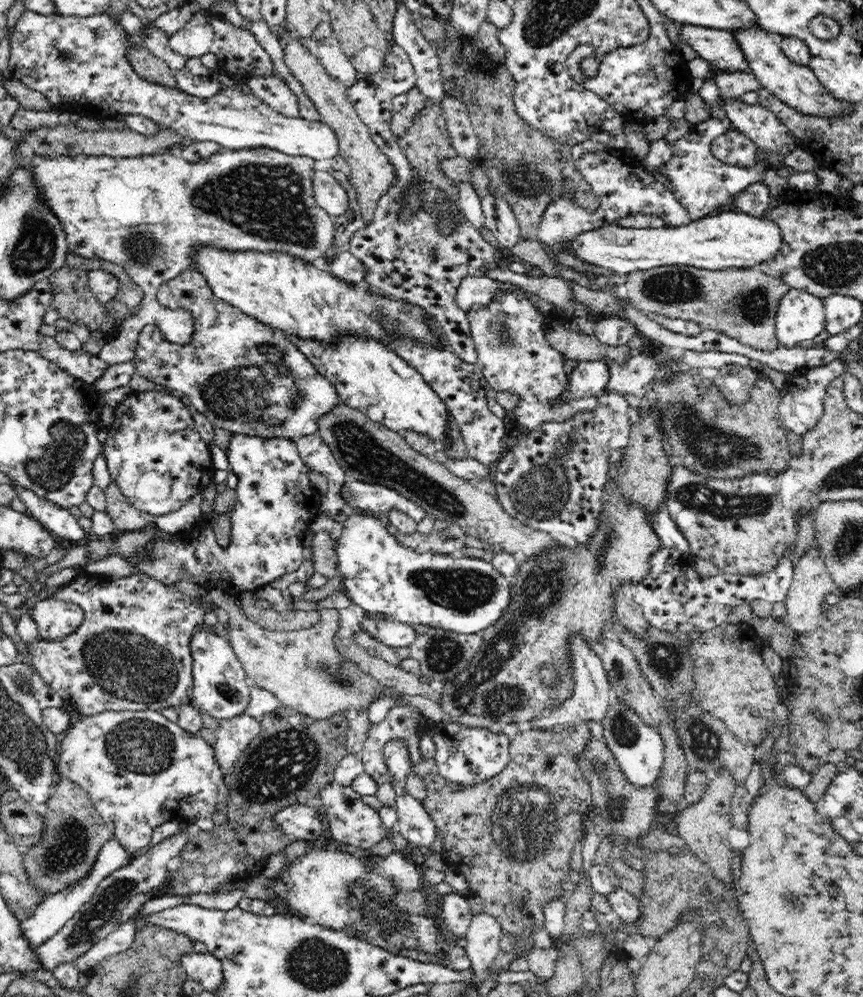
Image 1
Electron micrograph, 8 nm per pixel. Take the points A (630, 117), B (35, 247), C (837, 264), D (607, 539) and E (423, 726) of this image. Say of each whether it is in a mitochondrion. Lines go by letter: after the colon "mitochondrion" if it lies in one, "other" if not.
A: other
B: mitochondrion
C: mitochondrion
D: mitochondrion
E: other

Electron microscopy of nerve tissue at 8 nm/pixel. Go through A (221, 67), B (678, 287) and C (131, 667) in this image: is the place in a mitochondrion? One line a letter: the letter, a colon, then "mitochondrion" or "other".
A: other
B: mitochondrion
C: mitochondrion

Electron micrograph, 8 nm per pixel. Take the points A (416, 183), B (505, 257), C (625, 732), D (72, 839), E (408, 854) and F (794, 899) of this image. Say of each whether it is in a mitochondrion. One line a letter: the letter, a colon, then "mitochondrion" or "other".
A: other
B: other
C: mitochondrion
D: mitochondrion
E: other
F: mitochondrion

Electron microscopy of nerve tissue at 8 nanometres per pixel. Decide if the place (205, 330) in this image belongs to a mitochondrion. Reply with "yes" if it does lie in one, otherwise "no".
no

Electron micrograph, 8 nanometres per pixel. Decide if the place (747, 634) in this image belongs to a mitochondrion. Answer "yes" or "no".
no

